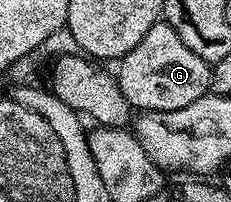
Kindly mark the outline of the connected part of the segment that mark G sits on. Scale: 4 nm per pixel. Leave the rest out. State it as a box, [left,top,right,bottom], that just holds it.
[118,21,210,113]

